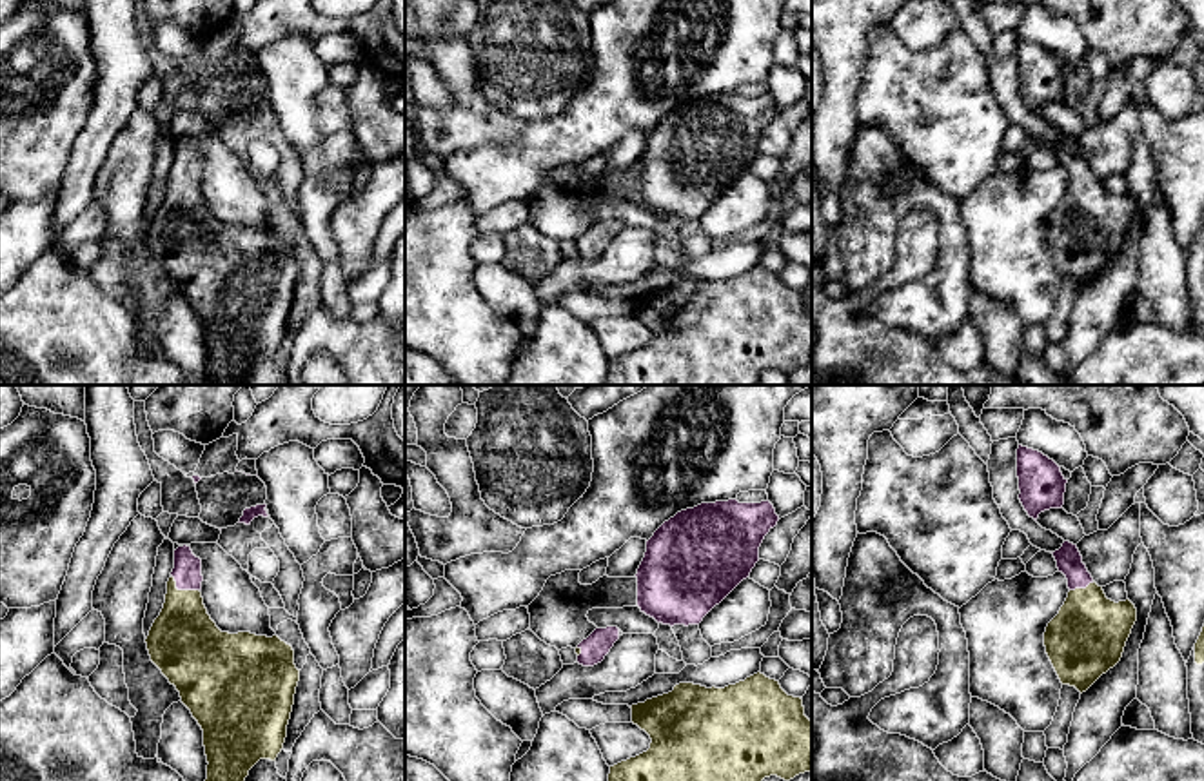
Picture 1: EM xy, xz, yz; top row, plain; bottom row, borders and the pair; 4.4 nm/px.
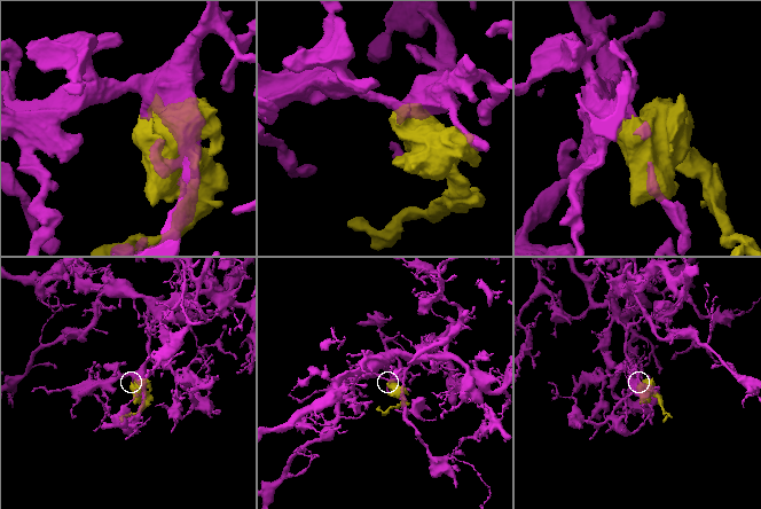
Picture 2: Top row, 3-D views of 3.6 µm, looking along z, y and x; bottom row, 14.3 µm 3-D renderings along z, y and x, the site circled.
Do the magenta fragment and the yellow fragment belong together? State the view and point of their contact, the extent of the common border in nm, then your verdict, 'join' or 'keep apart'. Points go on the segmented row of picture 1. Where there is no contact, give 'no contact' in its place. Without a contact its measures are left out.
xy (182, 589) | 150 nm | join

